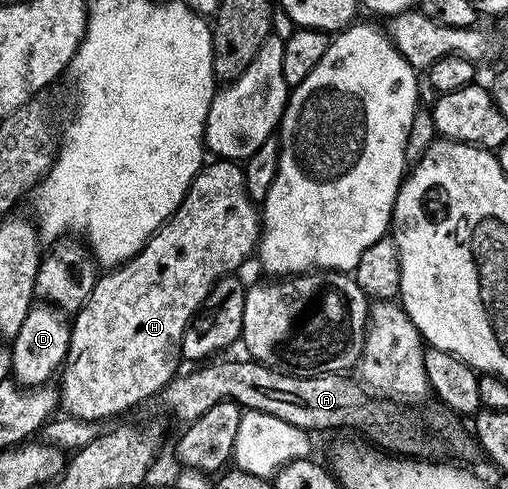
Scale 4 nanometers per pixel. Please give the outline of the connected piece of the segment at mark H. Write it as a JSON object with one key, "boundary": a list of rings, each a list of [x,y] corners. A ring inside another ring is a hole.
{"boundary":[[[208,161],[203,169],[200,170],[199,175],[191,181],[191,187],[188,188],[187,195],[184,196],[182,204],[176,208],[174,214],[168,218],[166,224],[139,249],[139,253],[129,261],[124,262],[123,265],[108,269],[96,277],[95,287],[89,296],[89,300],[85,300],[85,304],[79,310],[78,314],[74,315],[71,322],[71,343],[69,344],[67,360],[63,363],[61,373],[57,378],[59,406],[64,415],[99,424],[102,423],[102,418],[111,418],[114,414],[123,414],[126,410],[133,409],[138,402],[145,401],[146,398],[154,399],[159,391],[172,378],[176,377],[177,371],[180,369],[180,367],[178,368],[179,362],[181,363],[181,355],[179,353],[181,336],[185,332],[185,328],[190,324],[195,311],[203,305],[203,302],[209,296],[213,284],[227,274],[236,273],[240,269],[238,266],[250,254],[252,257],[256,253],[261,229],[261,210],[255,201],[247,195],[243,166],[238,161],[211,161]]]}

